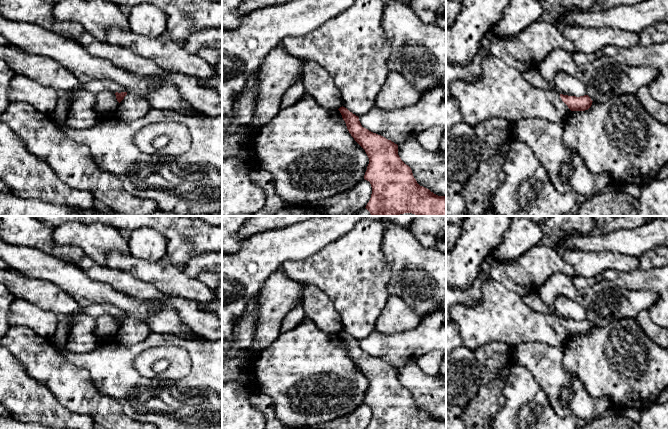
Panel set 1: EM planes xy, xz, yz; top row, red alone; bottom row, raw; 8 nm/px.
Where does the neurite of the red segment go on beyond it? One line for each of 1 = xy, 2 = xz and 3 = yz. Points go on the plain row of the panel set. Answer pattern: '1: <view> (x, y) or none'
1: none
2: none
3: none

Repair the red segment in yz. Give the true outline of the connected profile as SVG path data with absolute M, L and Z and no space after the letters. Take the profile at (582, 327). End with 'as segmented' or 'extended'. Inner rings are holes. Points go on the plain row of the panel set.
M560 318L560 321L571 335L588 334L593 326L588 319L576 321Z; as segmented

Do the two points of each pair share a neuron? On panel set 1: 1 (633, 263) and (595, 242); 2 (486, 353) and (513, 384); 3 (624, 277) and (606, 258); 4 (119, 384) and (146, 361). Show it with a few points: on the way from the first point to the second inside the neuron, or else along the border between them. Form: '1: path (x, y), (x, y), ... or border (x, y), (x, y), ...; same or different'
1: border (586, 251), (617, 251), (633, 256); different
2: border (514, 361), (505, 381), (503, 389), (504, 400); different
3: border (638, 268), (632, 270), (604, 269), (600, 273); different
4: border (145, 349), (133, 366), (156, 377); different

